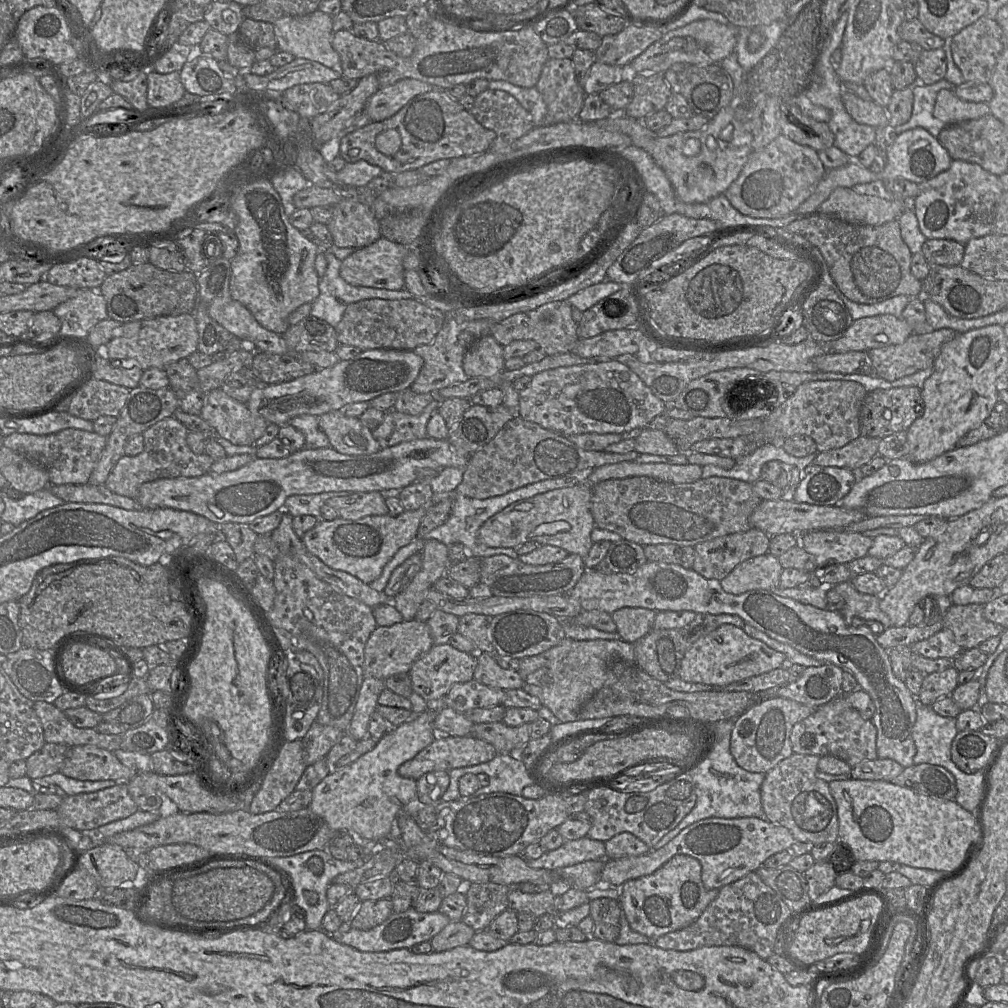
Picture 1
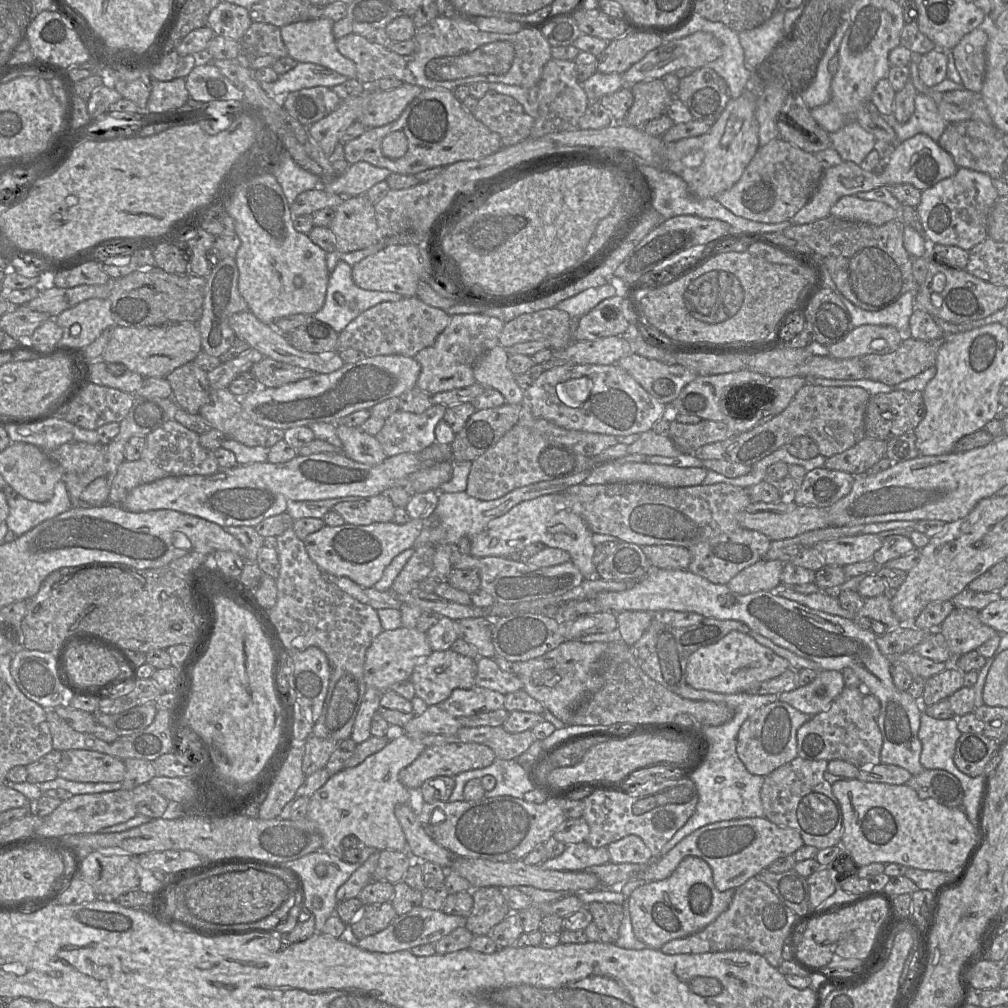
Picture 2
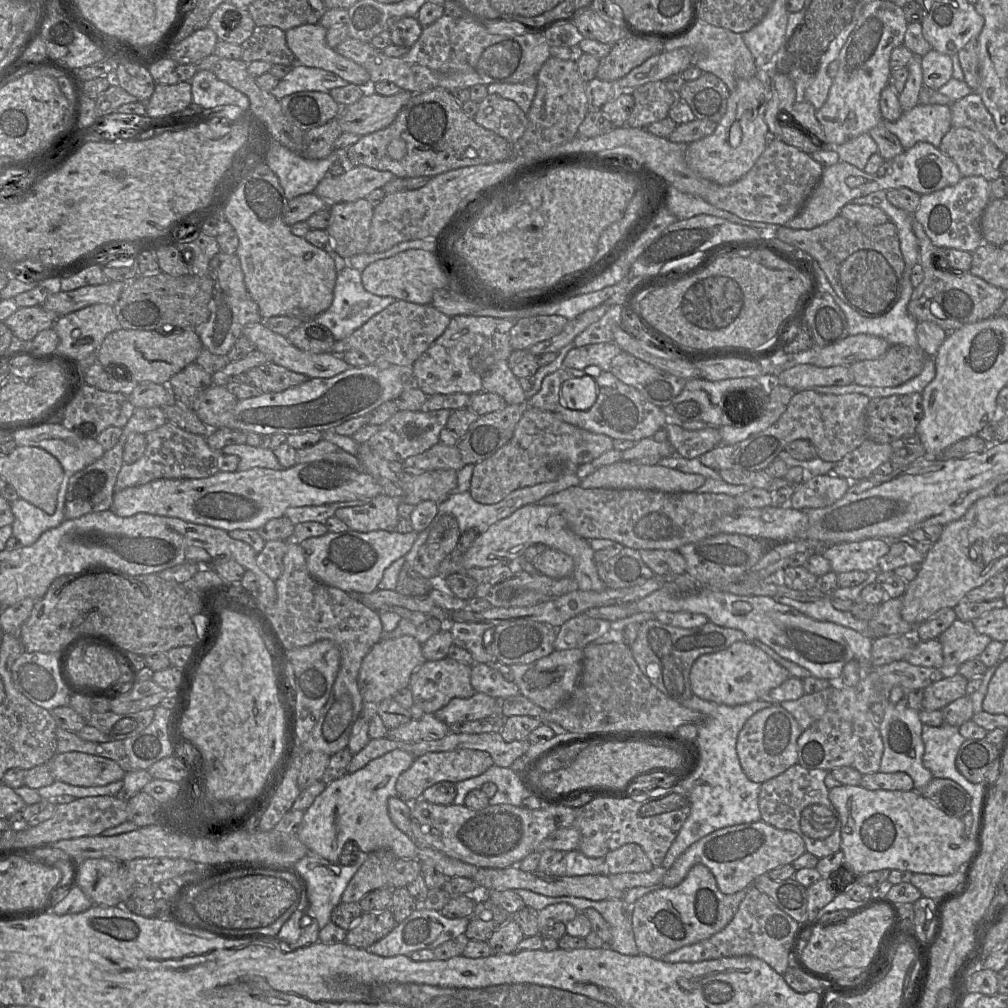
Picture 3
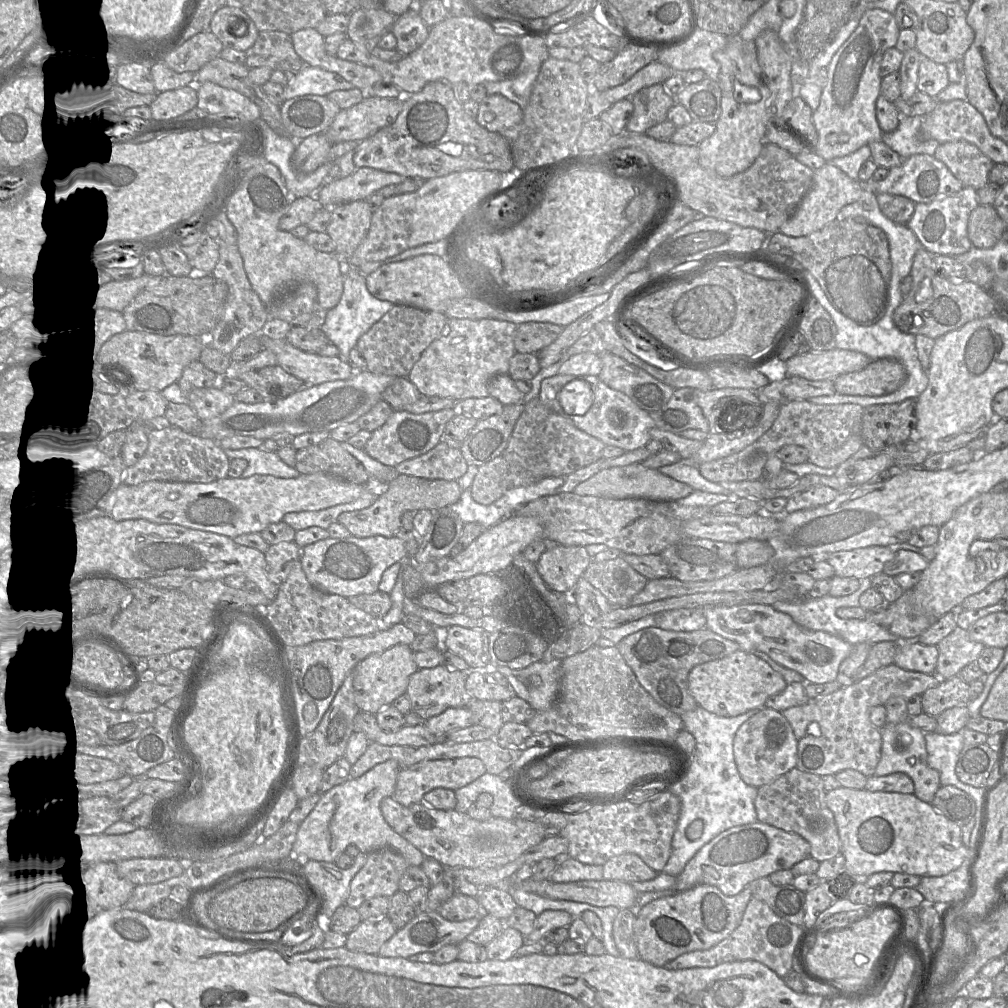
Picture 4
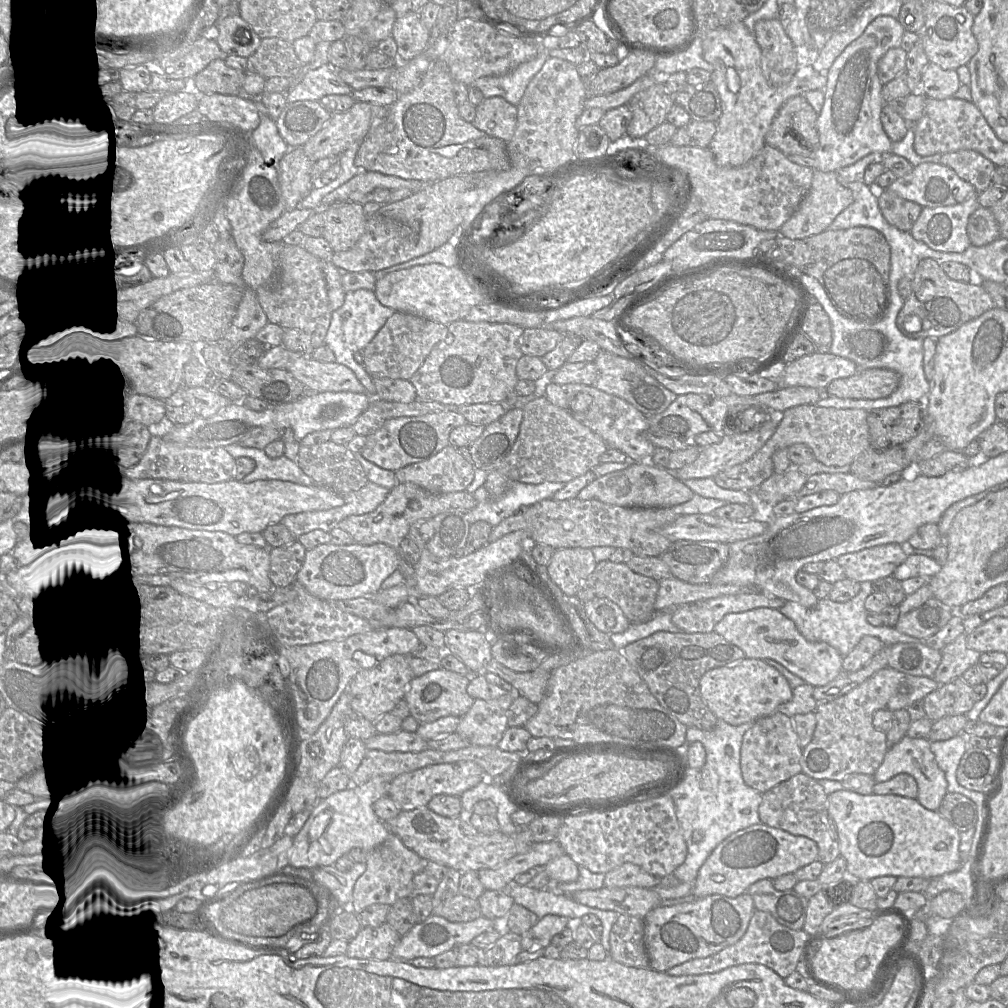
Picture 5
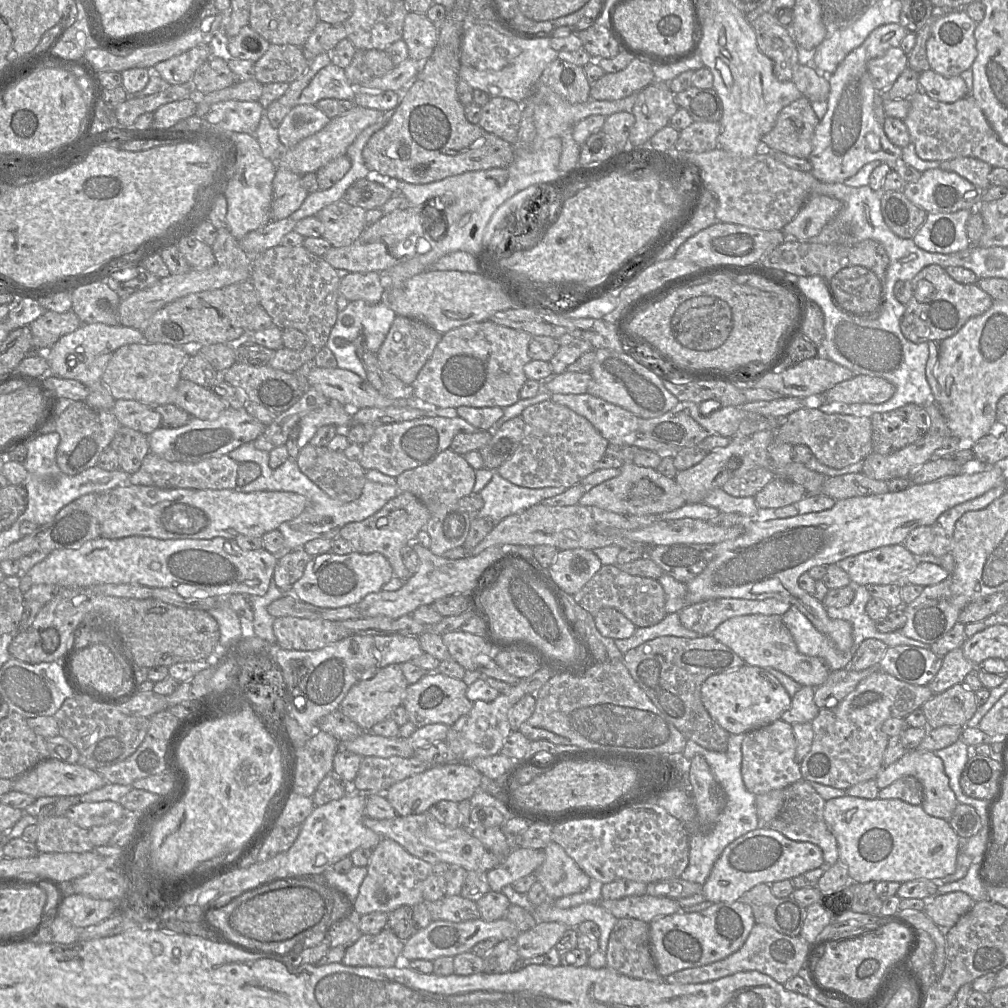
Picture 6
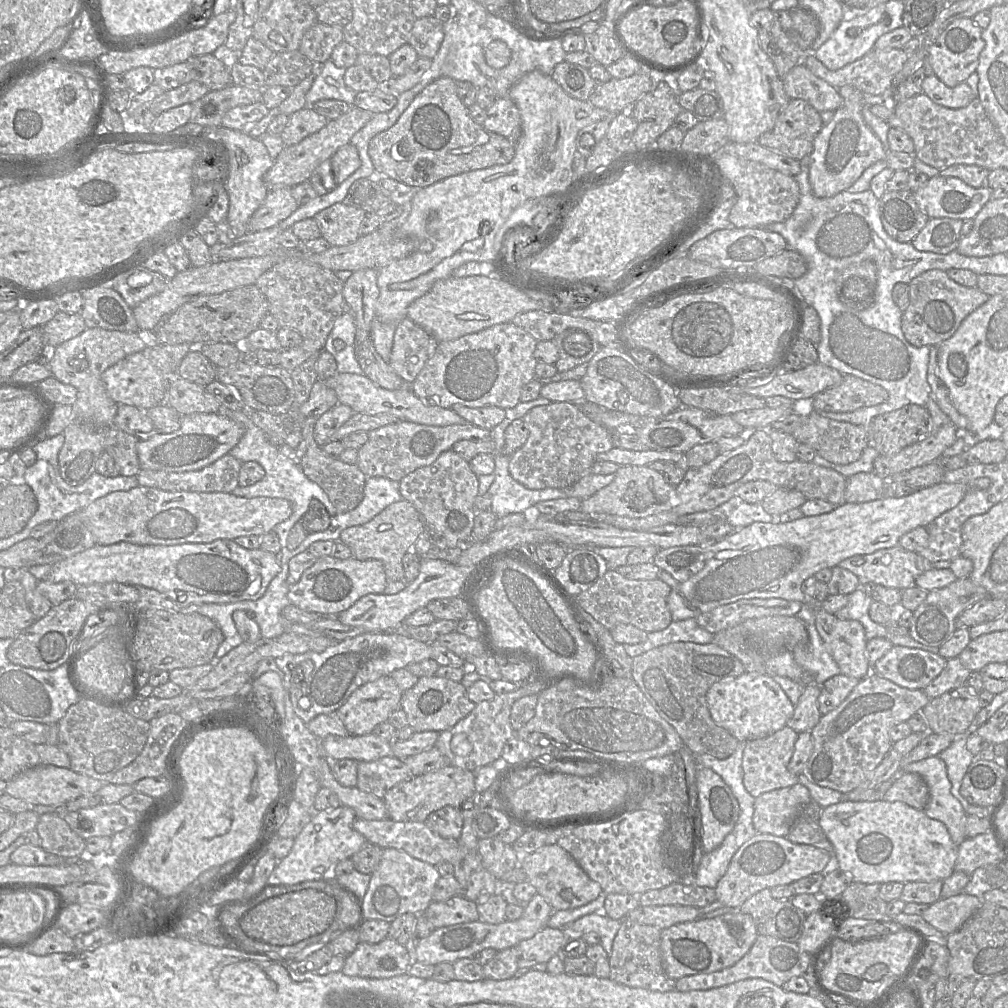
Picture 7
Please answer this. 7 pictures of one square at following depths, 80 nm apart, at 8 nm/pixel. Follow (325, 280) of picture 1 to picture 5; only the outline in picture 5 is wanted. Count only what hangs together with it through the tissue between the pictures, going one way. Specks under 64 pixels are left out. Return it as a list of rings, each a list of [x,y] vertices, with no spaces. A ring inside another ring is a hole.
[[[359,289],[346,292],[344,304],[332,312],[331,323],[325,337],[325,344],[333,351],[336,362],[345,365],[354,372],[372,399],[376,398],[376,389],[372,377],[363,365],[355,361],[354,353],[363,350],[394,313],[395,311],[392,308],[379,302],[372,290]]]

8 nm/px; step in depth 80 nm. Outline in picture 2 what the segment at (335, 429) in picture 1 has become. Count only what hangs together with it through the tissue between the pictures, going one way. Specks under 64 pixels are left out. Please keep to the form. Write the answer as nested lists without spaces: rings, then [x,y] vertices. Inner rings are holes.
[[[335,426],[342,442],[341,451],[348,458],[368,465],[380,464],[387,458],[375,436],[363,432],[360,427]]]

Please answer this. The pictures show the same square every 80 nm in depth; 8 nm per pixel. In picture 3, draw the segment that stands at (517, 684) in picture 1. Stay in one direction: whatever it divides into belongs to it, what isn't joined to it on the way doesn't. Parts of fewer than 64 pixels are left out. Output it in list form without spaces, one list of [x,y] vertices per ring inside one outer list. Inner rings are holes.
[[[475,663],[470,681],[475,692],[495,699],[506,699],[520,694],[519,687],[514,682],[507,681],[493,665]]]

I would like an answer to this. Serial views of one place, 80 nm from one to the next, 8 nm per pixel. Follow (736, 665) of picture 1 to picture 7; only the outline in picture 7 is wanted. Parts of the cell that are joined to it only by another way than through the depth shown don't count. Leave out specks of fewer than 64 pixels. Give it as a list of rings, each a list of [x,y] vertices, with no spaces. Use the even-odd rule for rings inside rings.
[[[750,672],[713,684],[706,693],[706,703],[714,722],[741,742],[763,738],[782,729],[795,708],[772,676]]]

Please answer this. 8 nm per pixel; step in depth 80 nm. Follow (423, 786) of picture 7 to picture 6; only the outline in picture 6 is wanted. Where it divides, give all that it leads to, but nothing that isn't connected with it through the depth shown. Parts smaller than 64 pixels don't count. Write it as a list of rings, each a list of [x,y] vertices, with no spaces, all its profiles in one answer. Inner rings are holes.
[[[468,762],[449,763],[433,766],[426,771],[396,782],[384,793],[399,816],[423,814],[440,801],[448,800],[460,803],[470,800],[480,787],[482,774]]]

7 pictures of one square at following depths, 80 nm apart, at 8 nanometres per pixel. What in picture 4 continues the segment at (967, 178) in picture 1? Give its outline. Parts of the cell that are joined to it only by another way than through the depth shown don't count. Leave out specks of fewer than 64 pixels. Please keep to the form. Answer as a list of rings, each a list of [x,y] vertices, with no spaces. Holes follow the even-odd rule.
[[[965,187],[955,195],[931,203],[917,203],[908,227],[914,232],[923,248],[934,255],[957,256],[968,252],[973,244],[968,236],[970,214],[980,205],[978,191]]]

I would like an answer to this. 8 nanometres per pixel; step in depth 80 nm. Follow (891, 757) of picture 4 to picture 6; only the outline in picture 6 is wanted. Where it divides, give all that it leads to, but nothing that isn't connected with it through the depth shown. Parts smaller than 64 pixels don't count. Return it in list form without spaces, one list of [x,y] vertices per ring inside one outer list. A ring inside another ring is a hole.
[[[908,749],[907,752],[896,762],[883,767],[877,774],[875,781],[879,789],[892,784],[897,779],[911,775],[916,777],[923,787],[922,807],[931,816],[950,820],[954,809],[959,803],[953,790],[950,788],[950,781],[945,773],[944,763],[935,752],[919,749]]]

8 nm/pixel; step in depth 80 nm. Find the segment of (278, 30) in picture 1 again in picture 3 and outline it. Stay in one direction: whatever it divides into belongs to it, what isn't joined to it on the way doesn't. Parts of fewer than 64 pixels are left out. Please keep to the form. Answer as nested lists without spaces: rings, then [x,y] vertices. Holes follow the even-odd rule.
[[[319,23],[285,31],[287,46],[294,54],[296,63],[330,71],[350,84],[370,87],[370,75],[366,69],[327,45],[327,31]]]

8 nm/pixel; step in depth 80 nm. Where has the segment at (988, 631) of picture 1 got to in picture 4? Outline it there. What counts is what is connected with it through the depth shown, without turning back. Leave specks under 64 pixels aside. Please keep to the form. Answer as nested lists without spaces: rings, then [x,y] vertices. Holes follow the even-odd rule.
[[[957,626],[937,645],[939,657],[936,674],[942,680],[959,675],[970,662],[977,661],[985,645],[970,638],[969,631]]]

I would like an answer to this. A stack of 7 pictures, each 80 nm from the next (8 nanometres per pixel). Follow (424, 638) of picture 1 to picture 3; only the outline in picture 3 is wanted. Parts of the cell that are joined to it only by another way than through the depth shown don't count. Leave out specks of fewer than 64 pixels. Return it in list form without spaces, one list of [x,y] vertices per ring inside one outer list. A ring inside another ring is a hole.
[[[383,635],[361,663],[358,685],[364,703],[380,704],[385,699],[394,697],[399,690],[409,687],[412,674],[425,662],[422,644],[414,636],[390,638]]]

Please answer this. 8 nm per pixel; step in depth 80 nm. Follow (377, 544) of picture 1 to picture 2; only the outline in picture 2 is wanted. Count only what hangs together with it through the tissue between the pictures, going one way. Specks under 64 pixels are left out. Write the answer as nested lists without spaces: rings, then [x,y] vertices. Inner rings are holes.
[[[410,519],[405,524],[392,521],[370,525],[325,525],[319,531],[309,534],[304,540],[304,546],[324,574],[348,577],[358,585],[370,588],[382,578],[386,567],[396,556],[414,546],[424,523],[421,519]]]

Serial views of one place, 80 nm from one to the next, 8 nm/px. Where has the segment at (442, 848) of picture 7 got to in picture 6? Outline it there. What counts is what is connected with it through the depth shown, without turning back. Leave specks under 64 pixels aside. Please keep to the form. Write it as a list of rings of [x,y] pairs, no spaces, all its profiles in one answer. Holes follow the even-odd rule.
[[[428,811],[409,816],[396,815],[392,819],[383,820],[364,817],[363,823],[382,838],[396,841],[410,854],[432,865],[438,862],[446,862],[450,865],[460,866],[467,871],[489,871],[498,866],[504,859],[487,850],[470,831],[462,826],[457,828],[445,826]]]

